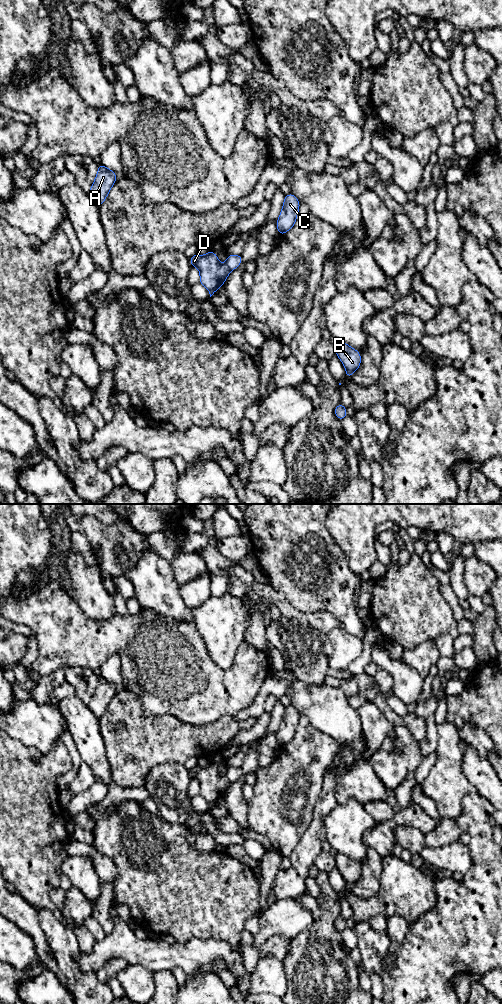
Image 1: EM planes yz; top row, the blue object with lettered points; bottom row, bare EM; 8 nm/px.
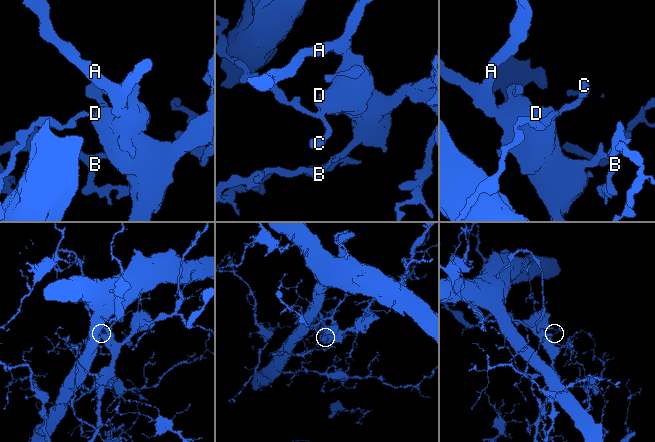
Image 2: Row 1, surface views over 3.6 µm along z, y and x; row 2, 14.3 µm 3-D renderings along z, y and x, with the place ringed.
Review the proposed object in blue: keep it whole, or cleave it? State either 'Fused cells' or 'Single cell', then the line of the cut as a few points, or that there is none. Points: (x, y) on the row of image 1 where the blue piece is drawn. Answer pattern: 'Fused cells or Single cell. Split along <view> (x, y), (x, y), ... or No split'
Fused cells. Split along yz (225, 264), (230, 269)

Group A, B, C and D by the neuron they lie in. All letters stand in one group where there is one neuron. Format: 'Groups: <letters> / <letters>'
Groups: A B D / C

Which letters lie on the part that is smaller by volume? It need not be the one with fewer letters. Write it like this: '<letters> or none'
C

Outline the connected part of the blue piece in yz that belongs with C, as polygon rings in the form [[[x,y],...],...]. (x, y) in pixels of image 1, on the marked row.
[[[292,193],[285,196],[280,216],[277,220],[277,230],[281,236],[295,224],[300,202]]]

